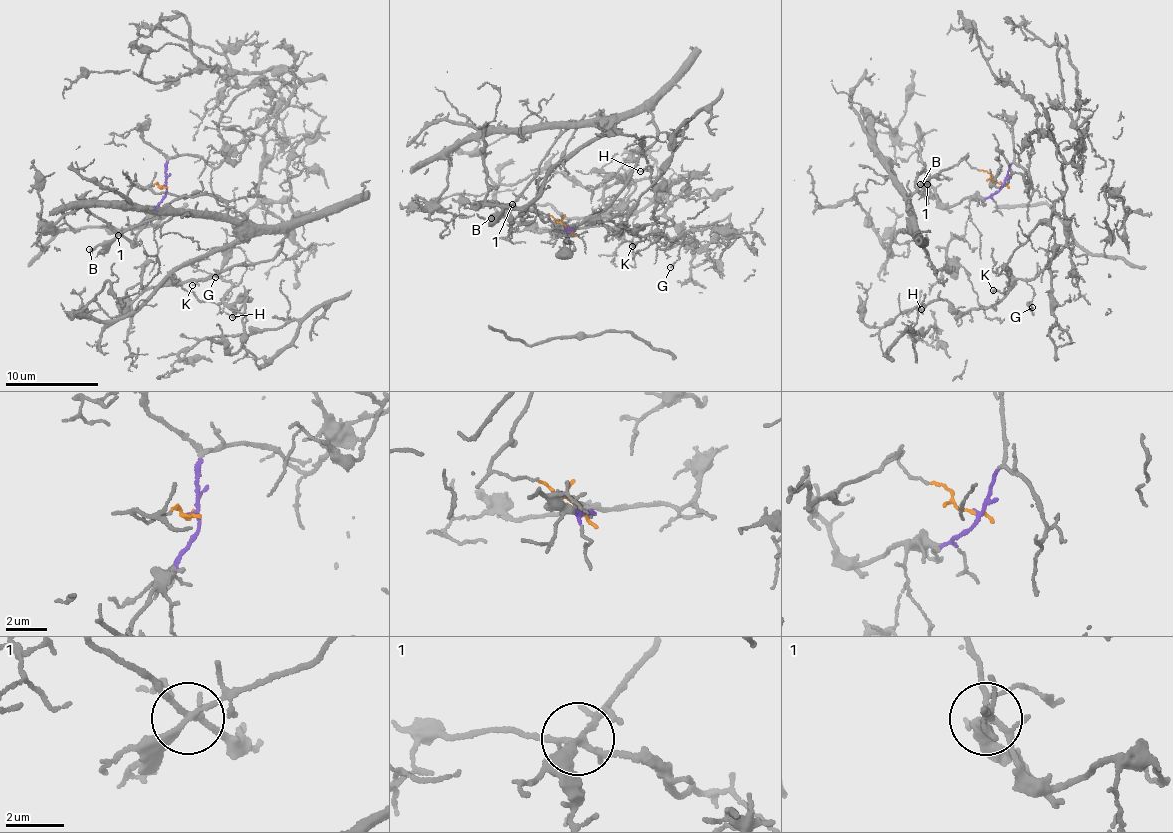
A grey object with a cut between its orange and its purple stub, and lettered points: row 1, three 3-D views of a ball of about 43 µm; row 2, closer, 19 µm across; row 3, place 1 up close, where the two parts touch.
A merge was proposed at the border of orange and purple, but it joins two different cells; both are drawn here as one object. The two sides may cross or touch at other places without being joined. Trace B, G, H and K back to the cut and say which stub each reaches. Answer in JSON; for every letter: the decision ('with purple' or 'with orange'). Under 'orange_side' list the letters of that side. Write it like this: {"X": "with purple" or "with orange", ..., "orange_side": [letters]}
{"B": "with orange", "G": "with purple", "H": "with purple", "K": "with purple", "orange_side": ["B"]}

